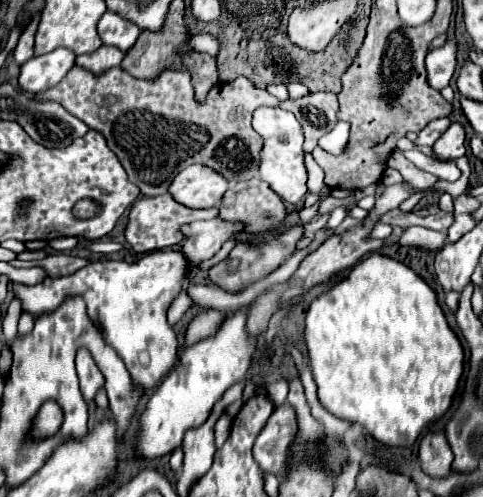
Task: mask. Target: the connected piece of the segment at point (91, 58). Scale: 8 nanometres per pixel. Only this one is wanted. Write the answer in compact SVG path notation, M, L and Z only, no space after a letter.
M103 45L95 53L79 55L77 57L77 65L83 67L83 69L87 69L87 71L91 71L93 75L103 75L107 69L119 67L119 63L123 61L123 57L125 57L125 53L119 53L119 49Z

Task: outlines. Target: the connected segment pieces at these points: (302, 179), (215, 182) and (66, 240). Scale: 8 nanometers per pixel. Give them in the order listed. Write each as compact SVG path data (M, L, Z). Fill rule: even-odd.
M257 107L253 113L253 129L265 139L261 179L287 203L299 203L307 193L307 169L303 163L303 127L293 113L279 107Z
M191 165L173 179L169 193L185 207L209 209L221 203L221 197L227 189L229 183L219 173L203 165Z
M59 237L59 239L53 239L49 241L49 247L53 251L69 251L77 245L77 237Z

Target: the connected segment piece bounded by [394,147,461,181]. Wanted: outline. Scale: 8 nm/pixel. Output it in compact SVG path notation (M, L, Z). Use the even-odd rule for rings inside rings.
M396 147L394 152L403 153L403 155L405 155L409 161L413 161L419 169L429 171L429 173L433 173L433 175L439 177L439 179L457 181L457 179L461 177L461 171L459 171L459 167L457 167L453 161L437 161L437 159L433 159L433 157L423 155L423 153L417 151L417 149L401 152L401 150Z

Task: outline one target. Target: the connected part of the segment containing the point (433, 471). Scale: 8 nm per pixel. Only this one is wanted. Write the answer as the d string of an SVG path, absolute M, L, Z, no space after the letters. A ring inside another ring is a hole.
M435 431L435 433L427 433L421 439L421 445L419 445L419 461L421 461L421 469L429 477L445 479L451 473L453 453L451 453L451 447L447 443L445 433Z

